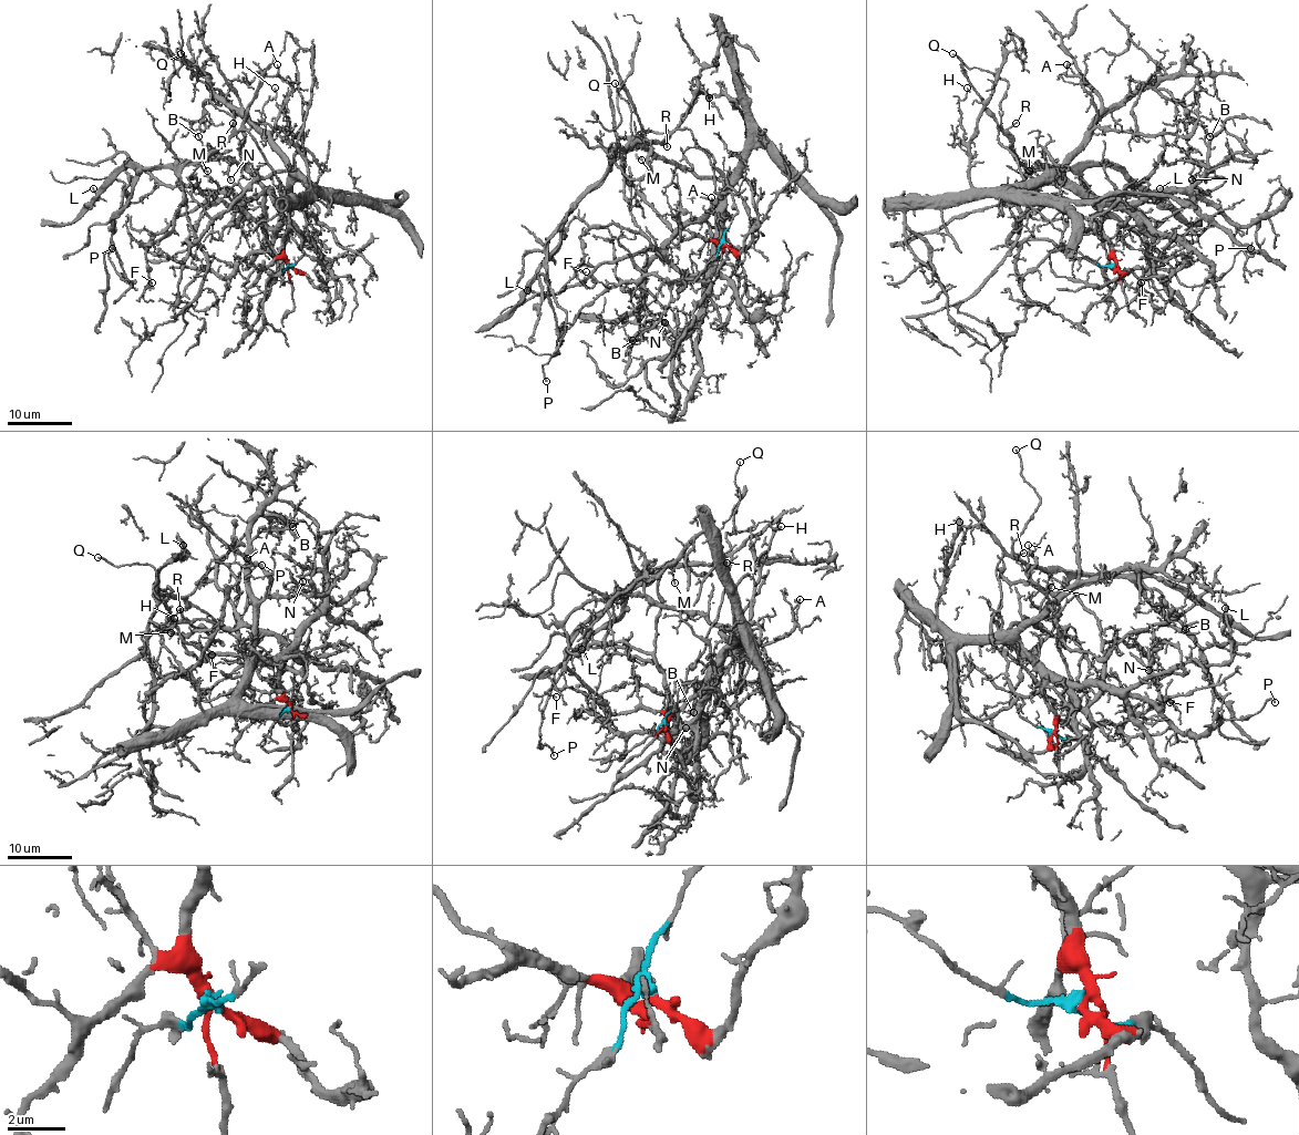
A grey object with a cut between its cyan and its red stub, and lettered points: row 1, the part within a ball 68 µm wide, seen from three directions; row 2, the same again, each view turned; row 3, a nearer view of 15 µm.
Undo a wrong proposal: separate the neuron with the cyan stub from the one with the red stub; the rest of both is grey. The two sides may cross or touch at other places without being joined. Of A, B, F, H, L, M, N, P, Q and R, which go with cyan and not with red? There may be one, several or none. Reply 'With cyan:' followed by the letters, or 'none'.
With cyan: L, M, P, Q, R

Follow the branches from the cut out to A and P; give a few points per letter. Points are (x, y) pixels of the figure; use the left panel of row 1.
A: (290, 266), (284, 251), (289, 158), (271, 138), (271, 131), (290, 86), (277, 73), (277, 64)
P: (290, 266), (303, 253), (279, 182), (246, 131), (137, 176), (111, 218), (131, 287), (111, 265), (113, 248)

